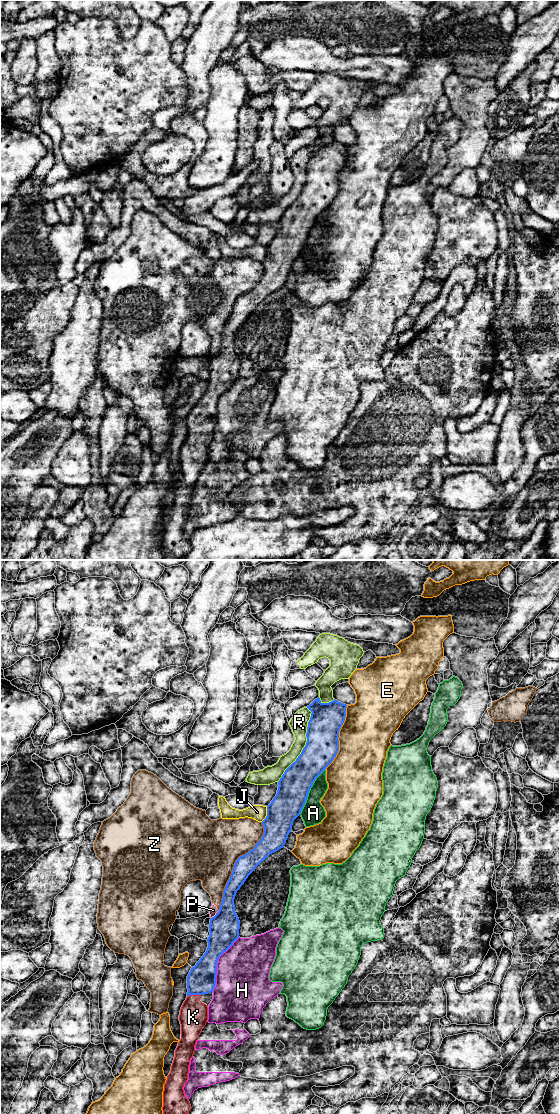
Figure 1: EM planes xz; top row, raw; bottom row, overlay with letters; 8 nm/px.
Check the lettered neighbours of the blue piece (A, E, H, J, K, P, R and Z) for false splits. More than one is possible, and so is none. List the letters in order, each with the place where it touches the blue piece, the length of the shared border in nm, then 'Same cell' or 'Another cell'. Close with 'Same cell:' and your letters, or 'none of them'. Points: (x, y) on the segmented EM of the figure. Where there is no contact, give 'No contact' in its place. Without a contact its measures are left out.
A: Touches blue at xz (309, 790). Shared border 440 nm. Another cell
E: Touches blue at xz (338, 737). Shared border 550 nm. Another cell
H: Touches blue at xz (216, 964). Shared border 500 nm. Another cell
J: Touches blue at xz (267, 814). Shared border 140 nm. Another cell
K: Touches blue at xz (193, 994). Shared border 110 nm. Same cell
P: Touches blue at xz (214, 916). Shared border 60 nm. Another cell
R: Touches blue at xz (306, 744). Shared border 650 nm. Another cell
Z: Touches blue at xz (234, 864). Shared border 800 nm. Another cell
Same cell: K

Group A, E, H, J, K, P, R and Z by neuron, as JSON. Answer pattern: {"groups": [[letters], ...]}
{"groups": [["A"], ["E"], ["H"], ["J"], ["K"], ["P", "Z"], ["R"]]}

